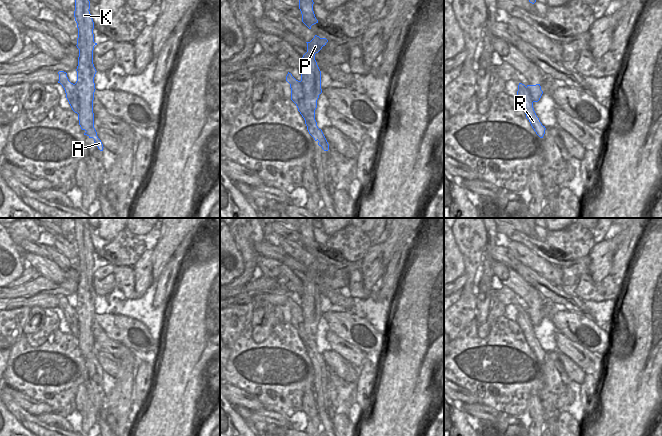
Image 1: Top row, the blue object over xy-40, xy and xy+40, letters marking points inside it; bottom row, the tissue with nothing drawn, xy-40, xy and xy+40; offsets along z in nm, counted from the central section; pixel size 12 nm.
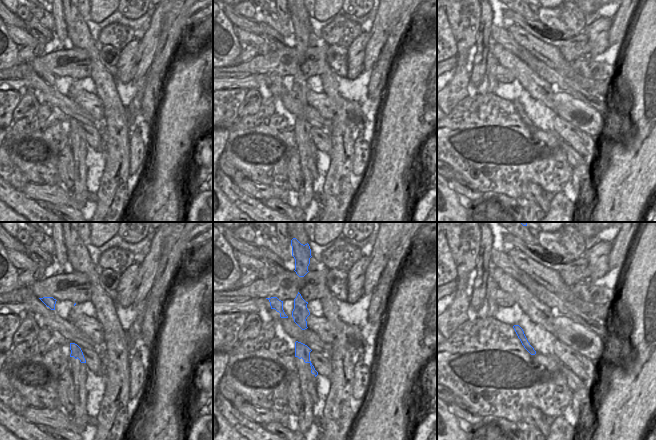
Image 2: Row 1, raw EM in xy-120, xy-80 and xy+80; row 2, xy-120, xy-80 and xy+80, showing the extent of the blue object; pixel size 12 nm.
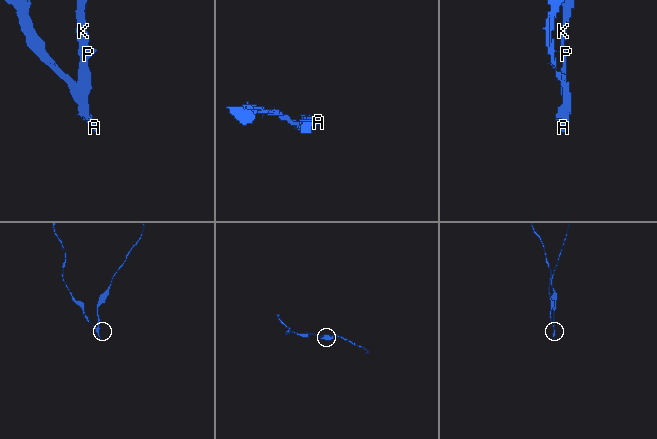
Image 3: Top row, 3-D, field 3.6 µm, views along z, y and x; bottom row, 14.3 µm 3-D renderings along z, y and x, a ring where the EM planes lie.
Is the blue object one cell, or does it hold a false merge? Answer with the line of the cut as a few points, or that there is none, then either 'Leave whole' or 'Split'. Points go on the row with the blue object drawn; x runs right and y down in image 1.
Split along xy-40 (74, 84), (78, 96), (78, 110), (93, 118). Split.

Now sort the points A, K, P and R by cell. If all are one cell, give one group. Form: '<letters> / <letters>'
A R / K P

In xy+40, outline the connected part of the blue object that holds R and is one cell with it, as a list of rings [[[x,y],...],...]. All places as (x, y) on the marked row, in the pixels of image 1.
[[[519,83],[519,85],[518,85],[516,99],[521,104],[521,106],[526,114],[526,118],[529,120],[529,122],[530,122],[532,128],[534,129],[534,131],[536,132],[536,134],[540,138],[543,138],[546,128],[545,128],[545,126],[542,125],[542,123],[540,122],[539,118],[537,117],[537,115],[534,111],[533,99],[530,95],[528,88],[522,83]]]

